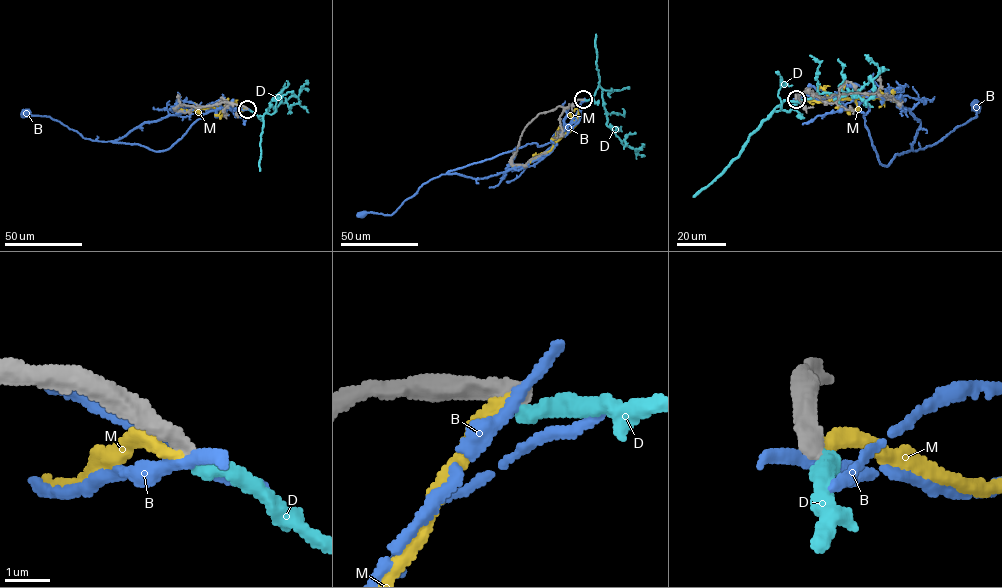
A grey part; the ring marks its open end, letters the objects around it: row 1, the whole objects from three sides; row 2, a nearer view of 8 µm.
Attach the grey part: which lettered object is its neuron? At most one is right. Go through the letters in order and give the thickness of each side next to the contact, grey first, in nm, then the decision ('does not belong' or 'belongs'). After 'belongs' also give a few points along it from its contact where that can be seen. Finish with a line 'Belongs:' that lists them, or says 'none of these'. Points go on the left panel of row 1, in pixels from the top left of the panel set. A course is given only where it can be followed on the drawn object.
B: 420/220 nm | does not belong
D: 440/360 nm | does not belong
M: 460/320 nm | does not belong
Belongs: none of these

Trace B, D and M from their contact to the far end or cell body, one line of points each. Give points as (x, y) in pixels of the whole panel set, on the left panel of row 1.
B: (247, 109), (210, 103), (201, 109), (143, 122), (122, 137), (105, 141), (85, 139), (49, 116), (26, 113)
D: (247, 108), (258, 116), (263, 115), (271, 104), (276, 107), (289, 97), (297, 96), (305, 80)
M: (247, 108), (211, 106), (176, 111)

